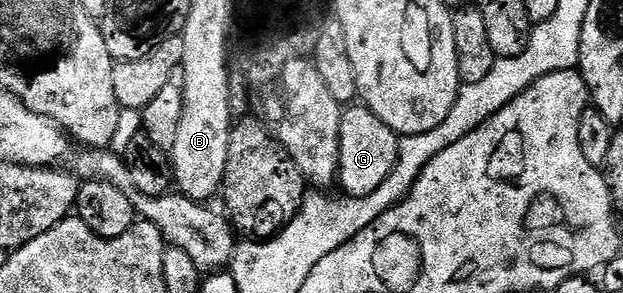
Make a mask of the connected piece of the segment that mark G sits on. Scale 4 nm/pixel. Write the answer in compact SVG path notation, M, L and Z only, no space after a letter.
M362 105L343 107L341 117L341 135L339 141L339 177L338 186L343 186L342 194L348 199L364 199L369 197L385 182L385 177L393 173L393 165L397 165L400 136L395 134L377 113L373 113Z

